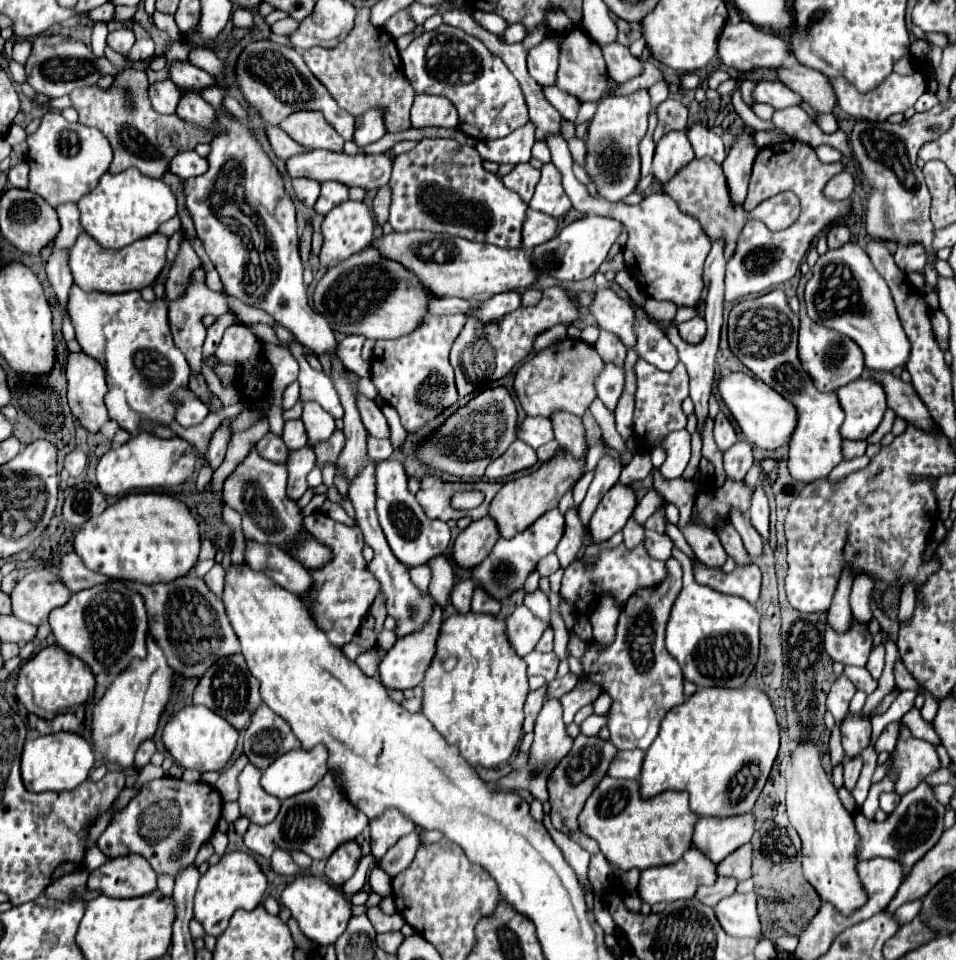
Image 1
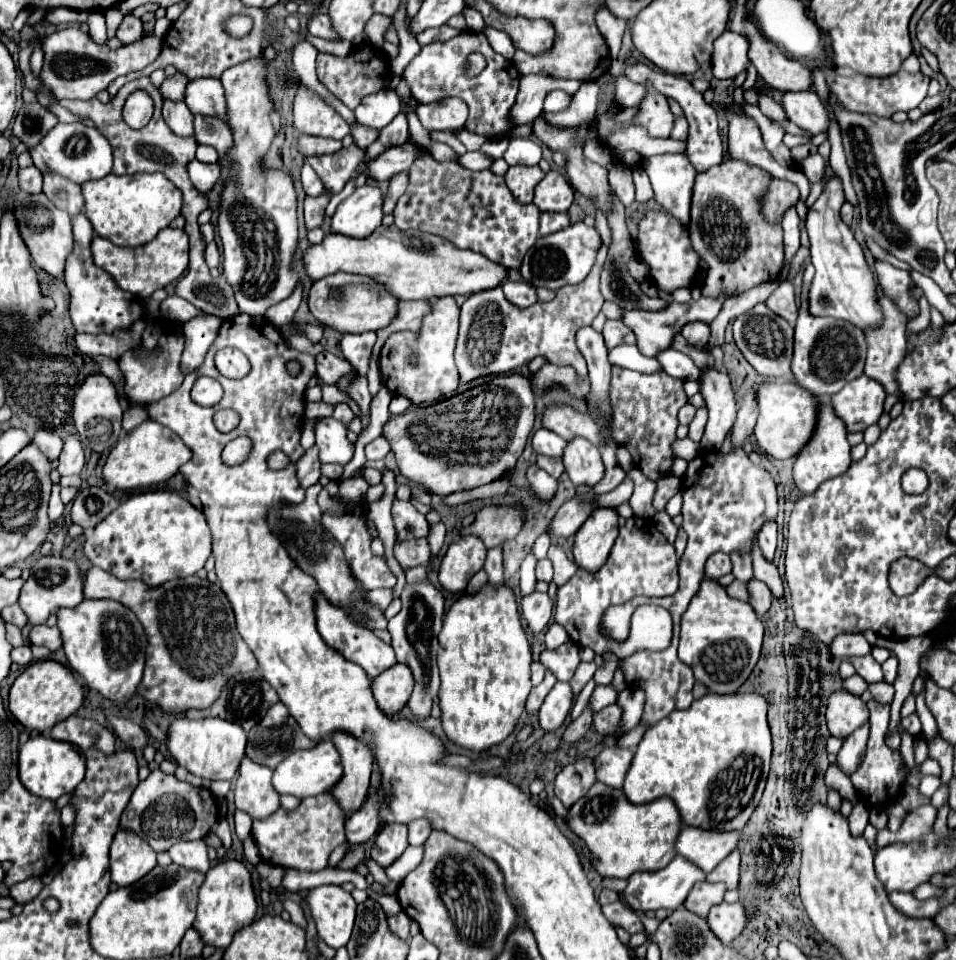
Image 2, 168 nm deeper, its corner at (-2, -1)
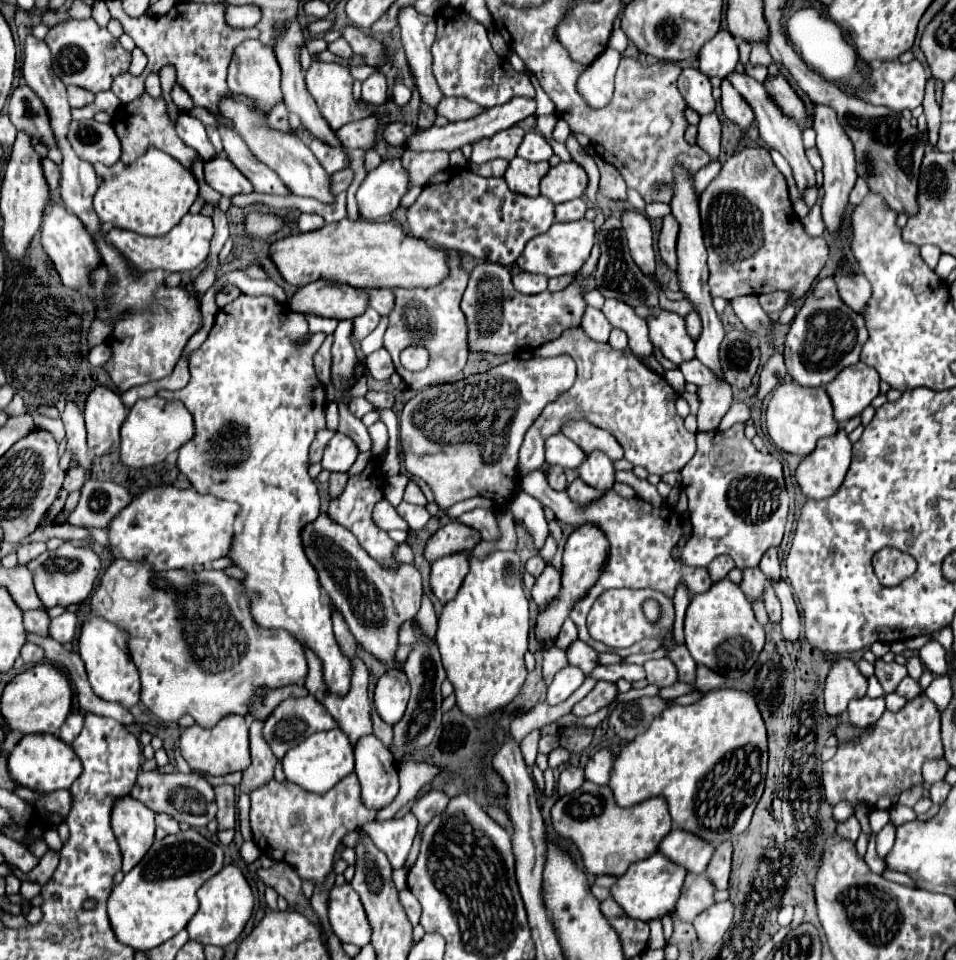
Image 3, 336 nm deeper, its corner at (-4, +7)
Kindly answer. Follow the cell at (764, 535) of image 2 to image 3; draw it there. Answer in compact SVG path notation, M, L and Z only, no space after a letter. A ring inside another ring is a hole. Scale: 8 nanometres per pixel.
M776 549L768 551L768 555L764 555L764 559L760 561L760 569L772 583L780 581L780 561L776 557Z

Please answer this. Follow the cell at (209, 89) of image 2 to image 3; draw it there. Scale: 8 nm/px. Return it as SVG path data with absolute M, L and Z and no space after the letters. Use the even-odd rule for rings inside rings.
M224 99L224 103L220 103L220 113L234 121L234 127L238 131L238 135L246 141L246 145L250 147L250 151L268 167L272 167L280 179L288 185L288 189L292 191L292 195L300 195L300 197L312 197L320 203L334 203L336 195L332 195L330 191L330 183L332 177L324 171L324 167L316 161L316 157L312 155L312 151L298 139L292 135L280 135L278 131L270 131L264 121L262 115L240 105L240 103L232 103L232 99Z

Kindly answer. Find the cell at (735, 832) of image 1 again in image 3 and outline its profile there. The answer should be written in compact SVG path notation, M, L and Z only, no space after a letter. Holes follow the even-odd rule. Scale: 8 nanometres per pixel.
M672 829L658 845L658 851L688 873L704 873L714 847L710 843L700 843L700 839L692 839L686 831Z

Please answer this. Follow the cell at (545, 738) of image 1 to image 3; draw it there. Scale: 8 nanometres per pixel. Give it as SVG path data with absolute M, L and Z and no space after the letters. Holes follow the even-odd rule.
M564 667L552 681L552 685L548 687L548 697L546 703L548 705L558 705L562 701L566 701L582 683L584 683L584 673L578 667Z

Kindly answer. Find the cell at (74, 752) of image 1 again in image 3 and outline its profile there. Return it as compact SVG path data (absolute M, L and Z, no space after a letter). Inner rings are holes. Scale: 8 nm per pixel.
M26 735L8 757L8 773L14 783L38 793L48 793L68 789L76 781L76 775L80 775L80 759L76 759L76 753L70 745L54 735Z

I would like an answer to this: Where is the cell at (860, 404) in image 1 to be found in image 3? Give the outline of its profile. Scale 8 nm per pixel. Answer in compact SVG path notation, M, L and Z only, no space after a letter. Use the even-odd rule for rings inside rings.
M862 361L840 371L840 375L826 385L826 393L834 407L834 417L844 425L848 419L860 415L880 393L878 383L878 371Z

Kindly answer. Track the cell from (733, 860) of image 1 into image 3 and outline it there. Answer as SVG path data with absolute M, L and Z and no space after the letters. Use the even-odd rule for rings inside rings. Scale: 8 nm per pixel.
M730 841L720 843L706 869L706 877L712 881L716 889L728 889L730 865L732 865L732 843Z

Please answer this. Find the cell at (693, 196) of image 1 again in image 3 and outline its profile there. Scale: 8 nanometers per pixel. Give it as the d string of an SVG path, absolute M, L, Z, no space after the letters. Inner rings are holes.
M746 147L724 163L720 175L700 195L700 219L708 249L708 267L710 267L708 283L712 297L724 297L730 301L740 295L786 291L788 301L794 303L810 291L812 281L818 277L820 269L828 261L826 239L822 235L810 237L804 231L798 215L792 209L786 179L772 163L770 153L764 147Z

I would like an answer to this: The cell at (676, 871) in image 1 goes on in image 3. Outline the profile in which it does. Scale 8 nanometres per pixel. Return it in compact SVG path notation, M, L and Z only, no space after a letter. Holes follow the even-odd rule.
M656 853L650 859L632 863L628 867L628 871L622 877L618 877L616 883L610 887L610 895L624 909L624 913L630 919L640 919L640 921L662 919L674 907L676 895L680 895L680 887L684 883L684 875L686 875L686 871L682 867L668 863L668 859L664 859L664 855Z

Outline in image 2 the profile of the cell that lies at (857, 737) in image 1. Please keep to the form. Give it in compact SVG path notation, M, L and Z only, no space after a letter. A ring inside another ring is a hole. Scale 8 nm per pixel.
M844 689L830 695L826 721L828 721L830 733L834 733L836 737L846 739L850 733L854 733L856 729L866 725L868 719L870 719L868 707L860 697L852 695Z

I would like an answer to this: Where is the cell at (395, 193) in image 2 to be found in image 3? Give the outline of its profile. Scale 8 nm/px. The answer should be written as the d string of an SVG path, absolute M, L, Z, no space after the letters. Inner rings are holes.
M404 151L402 153L402 163L410 171L412 187L414 185L426 185L428 179L438 173L448 169L448 151Z

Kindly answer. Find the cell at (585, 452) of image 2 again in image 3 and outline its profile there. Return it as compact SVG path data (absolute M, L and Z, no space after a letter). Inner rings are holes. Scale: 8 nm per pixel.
M588 455L586 461L578 467L578 475L582 477L584 483L588 483L594 489L608 491L614 485L614 467L612 461L606 455Z

